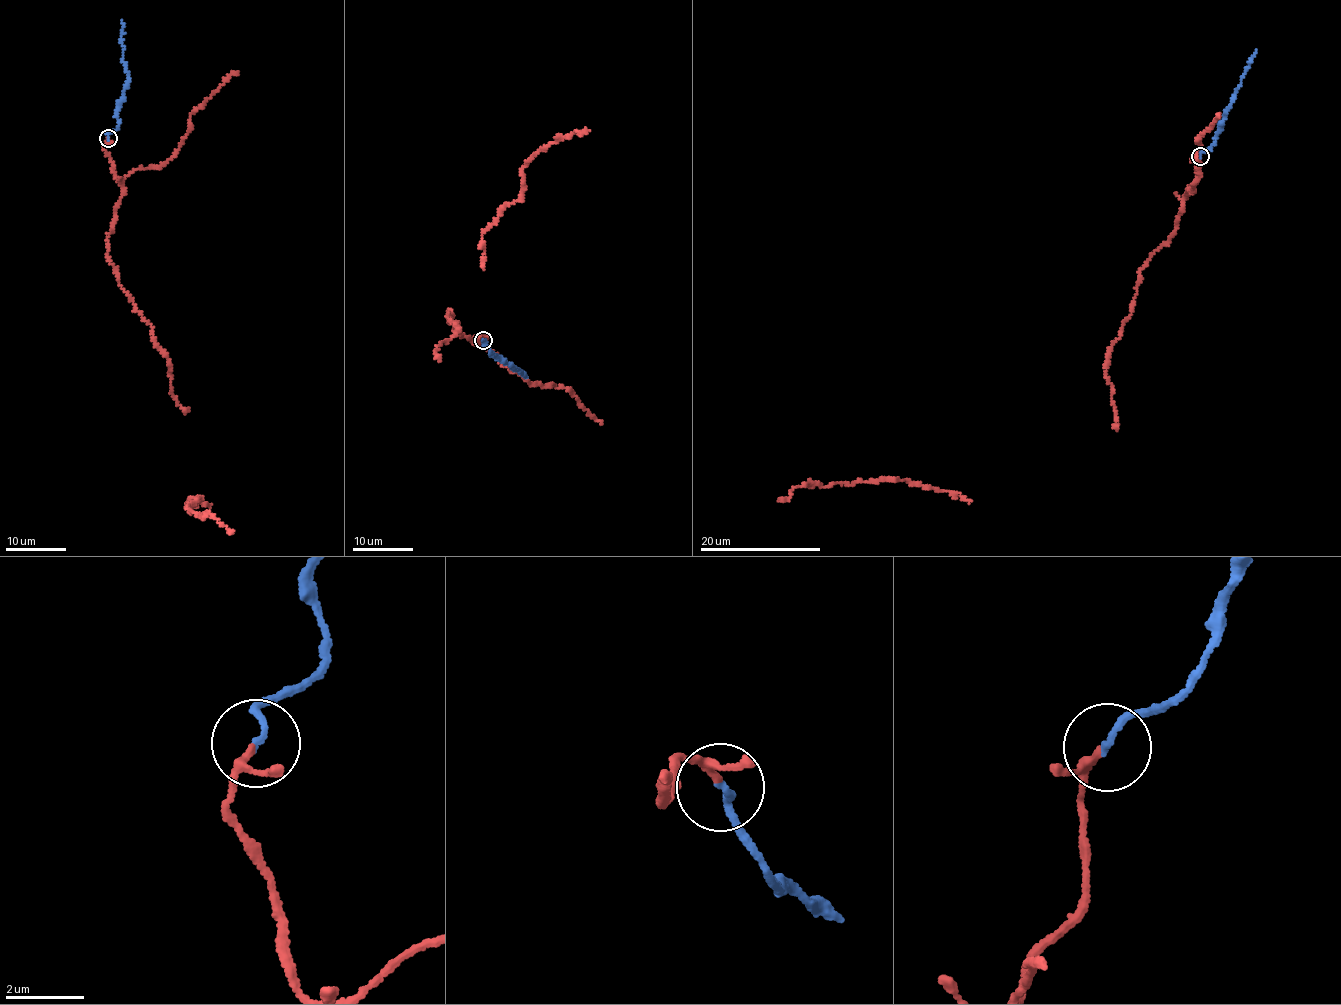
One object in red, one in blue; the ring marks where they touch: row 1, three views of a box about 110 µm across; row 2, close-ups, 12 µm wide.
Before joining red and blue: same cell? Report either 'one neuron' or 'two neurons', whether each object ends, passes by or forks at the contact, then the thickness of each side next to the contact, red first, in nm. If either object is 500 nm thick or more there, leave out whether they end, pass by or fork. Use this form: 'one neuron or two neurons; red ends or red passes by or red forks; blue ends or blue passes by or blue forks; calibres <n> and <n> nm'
one neuron; red passes by; blue ends; calibres 150 and 150 nm

